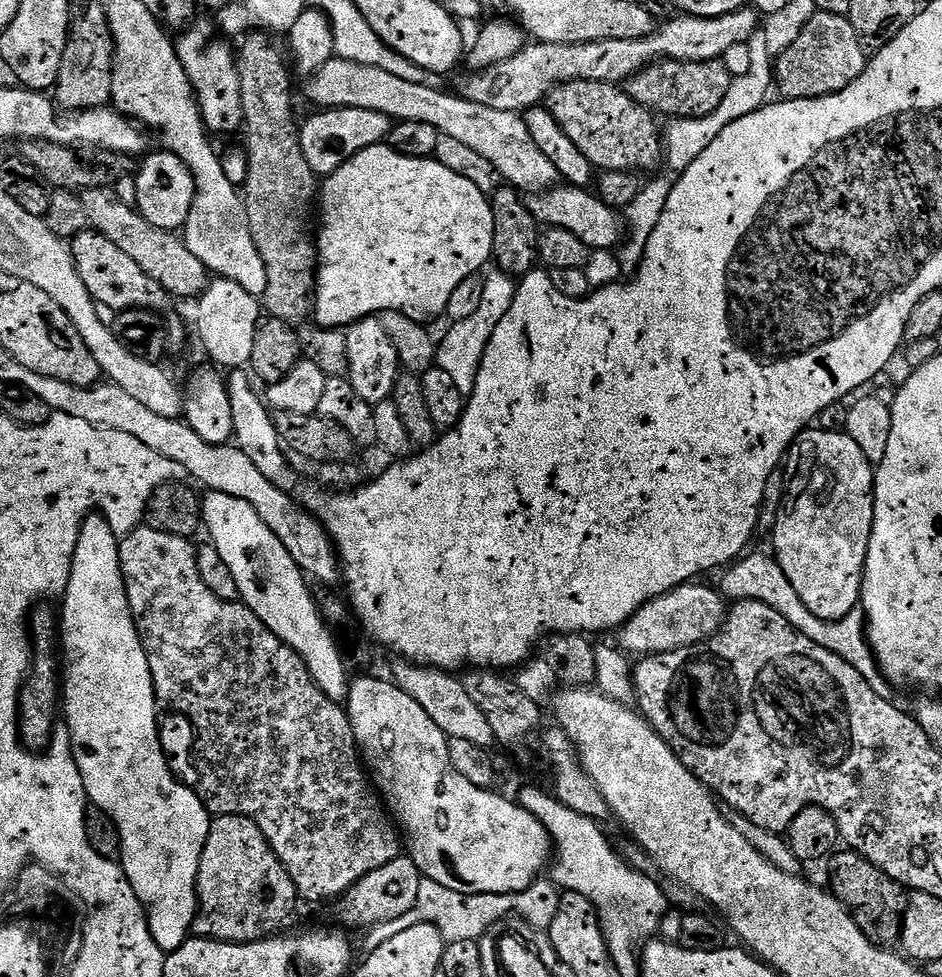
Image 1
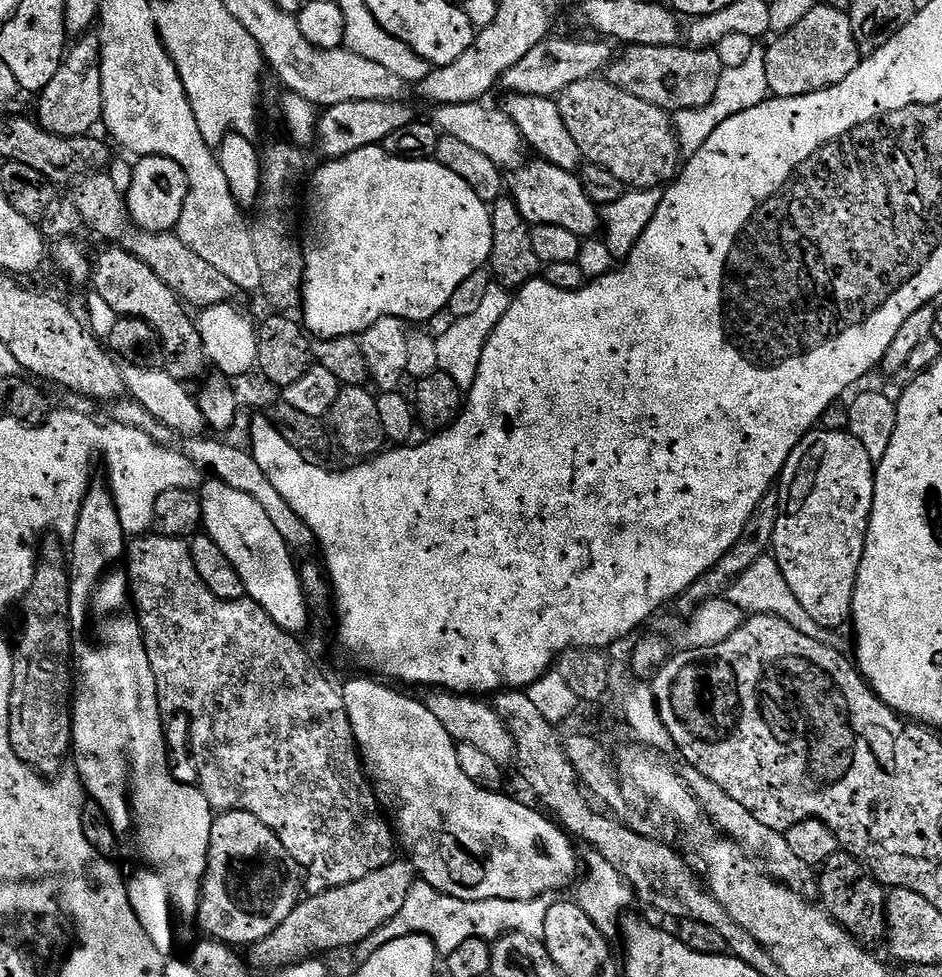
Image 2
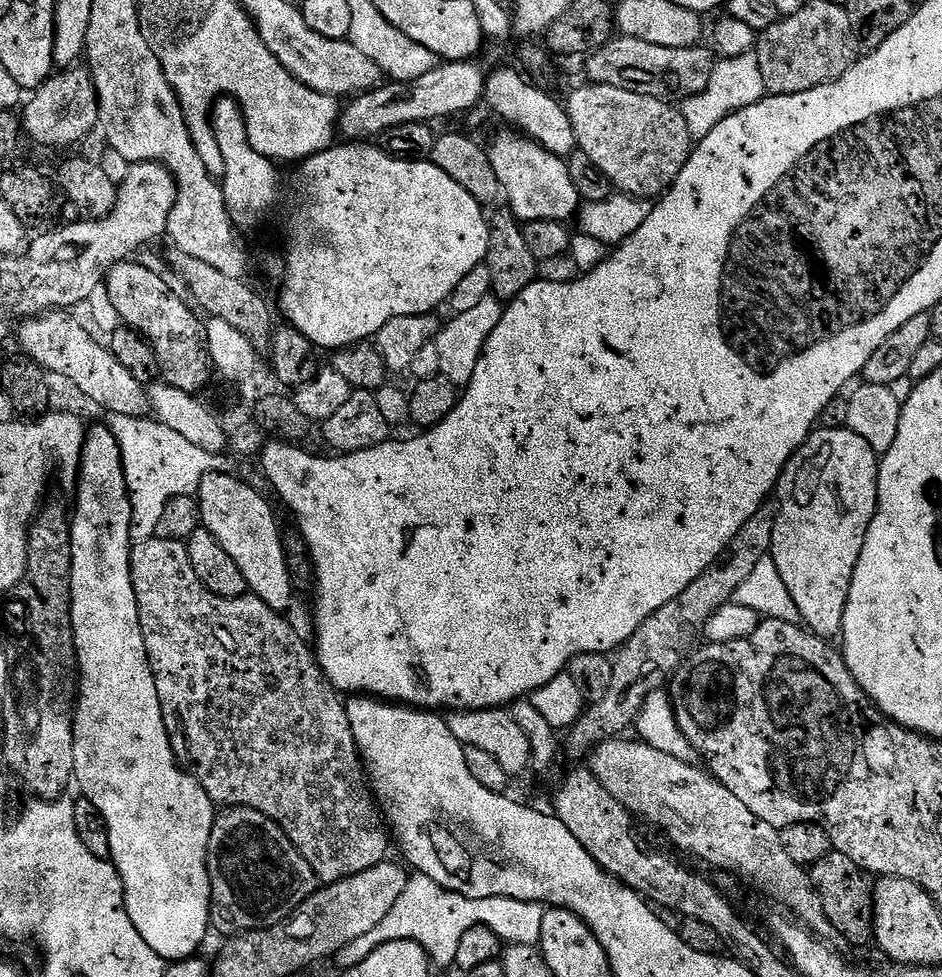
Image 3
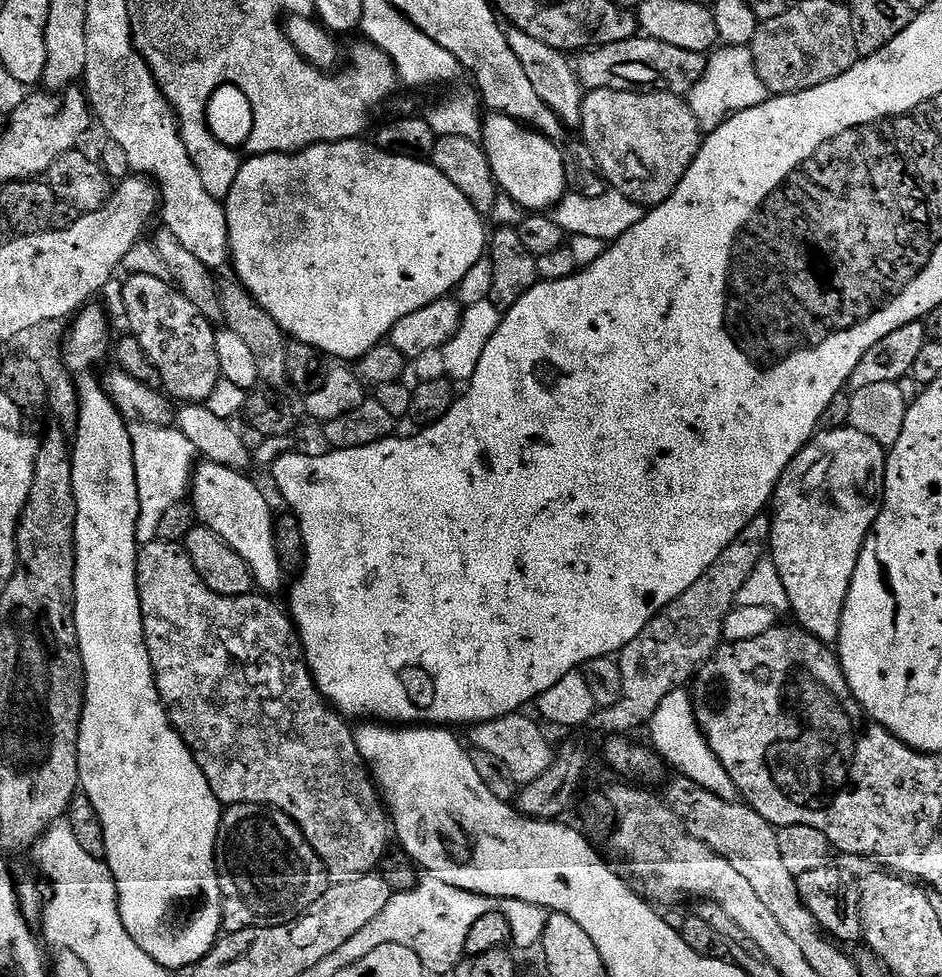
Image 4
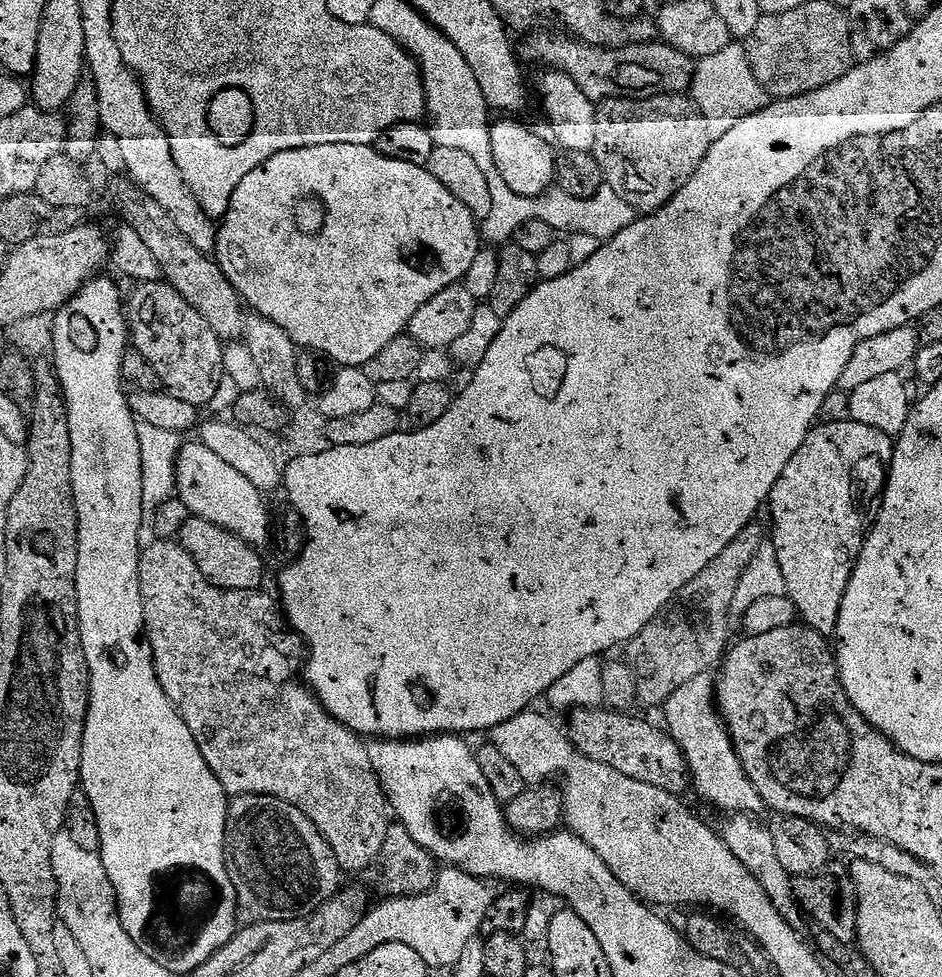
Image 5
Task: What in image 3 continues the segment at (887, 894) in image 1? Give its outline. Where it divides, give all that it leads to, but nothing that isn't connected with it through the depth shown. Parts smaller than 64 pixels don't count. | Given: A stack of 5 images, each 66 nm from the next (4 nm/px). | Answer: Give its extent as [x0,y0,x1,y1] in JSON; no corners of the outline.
[810,850,874,948]

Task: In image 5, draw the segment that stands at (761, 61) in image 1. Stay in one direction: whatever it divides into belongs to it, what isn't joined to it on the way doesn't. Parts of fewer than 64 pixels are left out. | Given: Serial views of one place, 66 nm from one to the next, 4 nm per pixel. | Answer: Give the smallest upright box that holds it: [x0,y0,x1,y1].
[690,42,766,122]

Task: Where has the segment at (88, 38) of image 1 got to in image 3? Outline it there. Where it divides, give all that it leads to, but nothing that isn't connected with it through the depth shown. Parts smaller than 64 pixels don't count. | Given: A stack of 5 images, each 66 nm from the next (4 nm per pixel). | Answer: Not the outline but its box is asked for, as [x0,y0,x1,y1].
[22,66,100,148]

